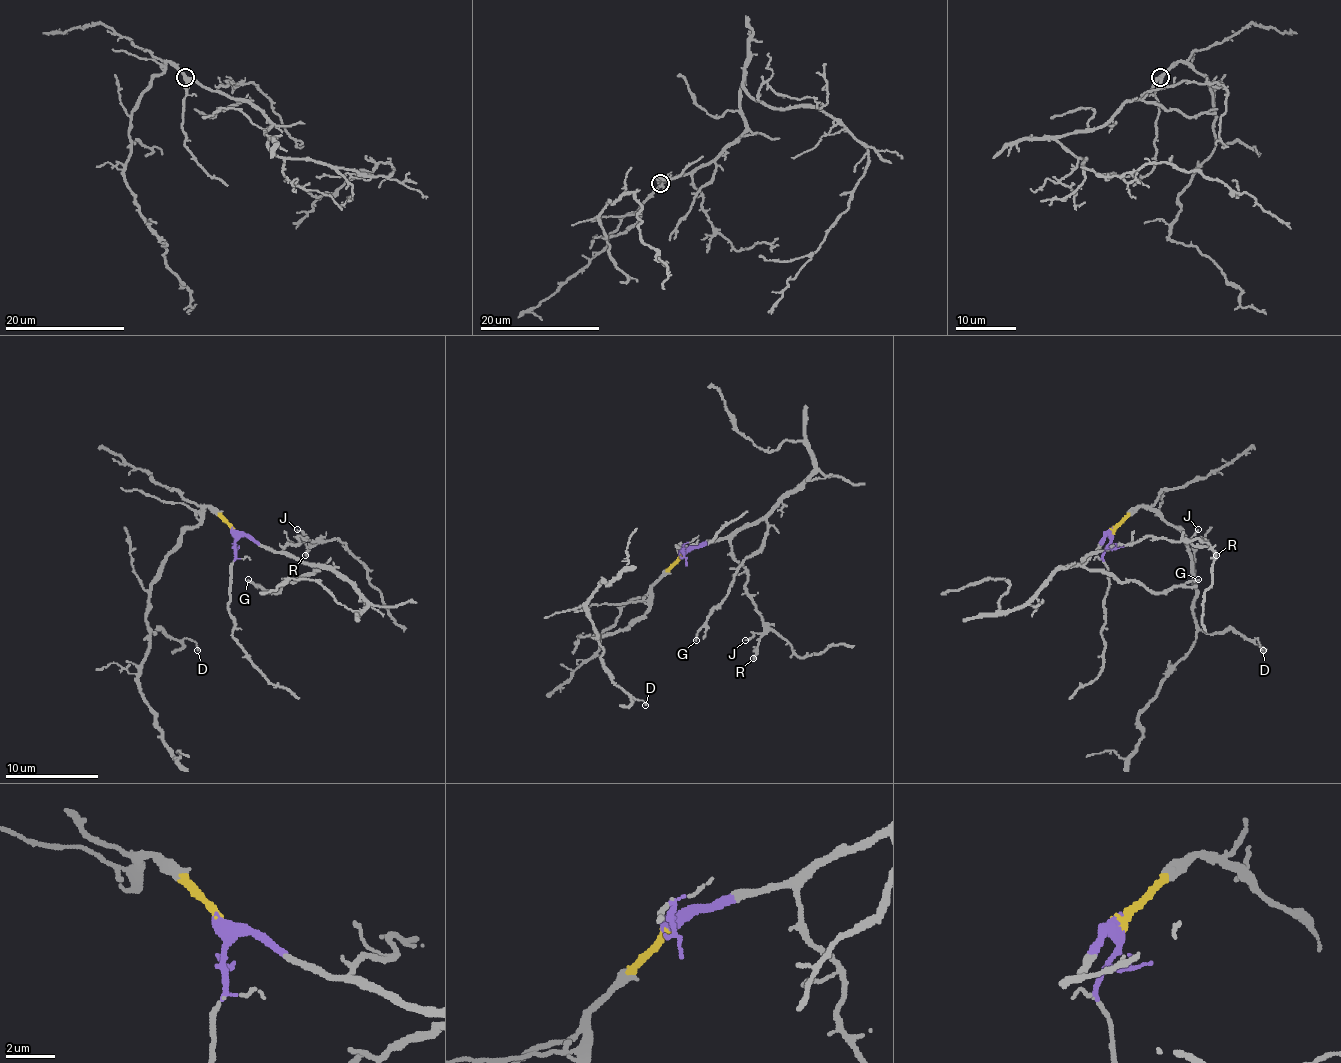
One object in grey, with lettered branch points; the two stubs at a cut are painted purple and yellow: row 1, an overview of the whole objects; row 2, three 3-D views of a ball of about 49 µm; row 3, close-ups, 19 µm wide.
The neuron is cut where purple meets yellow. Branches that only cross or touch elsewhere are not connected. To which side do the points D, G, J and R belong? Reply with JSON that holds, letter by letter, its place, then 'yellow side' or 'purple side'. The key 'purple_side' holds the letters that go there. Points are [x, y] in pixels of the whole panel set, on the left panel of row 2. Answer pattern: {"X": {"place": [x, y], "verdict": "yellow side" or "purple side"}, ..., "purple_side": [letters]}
{"D": {"place": [197, 650], "verdict": "yellow side"}, "G": {"place": [248, 579], "verdict": "purple side"}, "J": {"place": [297, 529], "verdict": "purple side"}, "R": {"place": [305, 555], "verdict": "purple side"}, "purple_side": ["G", "J", "R"]}

